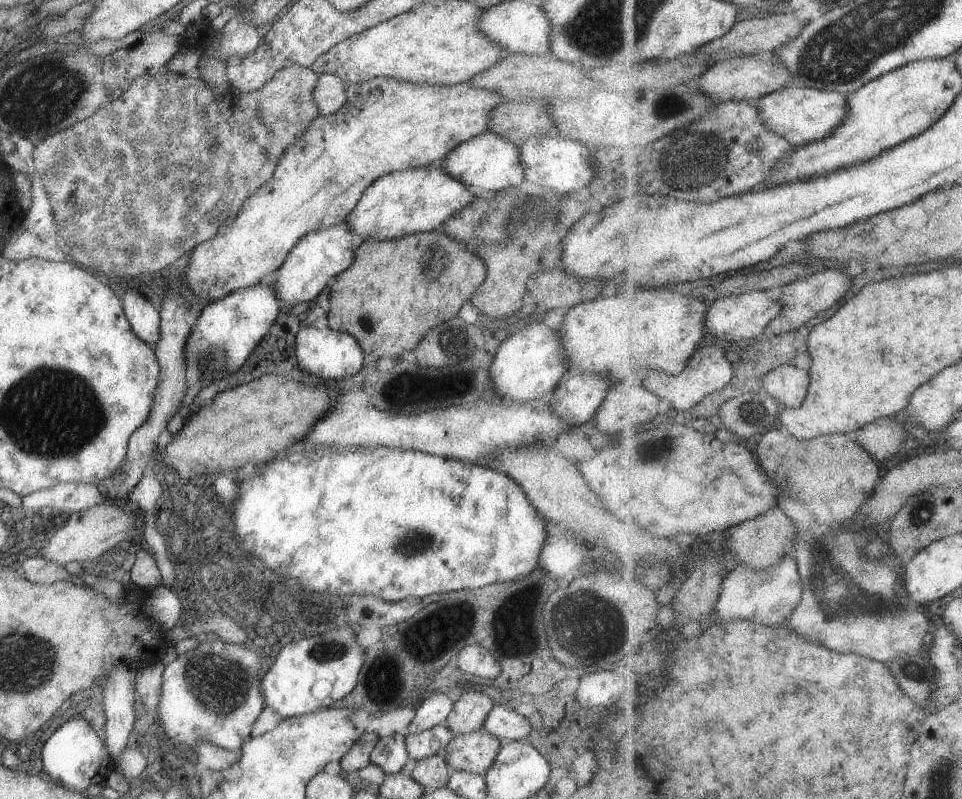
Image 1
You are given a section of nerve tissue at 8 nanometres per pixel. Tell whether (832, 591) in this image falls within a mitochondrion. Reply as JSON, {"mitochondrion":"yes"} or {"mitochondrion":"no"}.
{"mitochondrion":"yes"}

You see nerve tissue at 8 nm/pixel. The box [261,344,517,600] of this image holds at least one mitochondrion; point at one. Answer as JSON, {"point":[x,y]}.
{"point":[418,543]}

